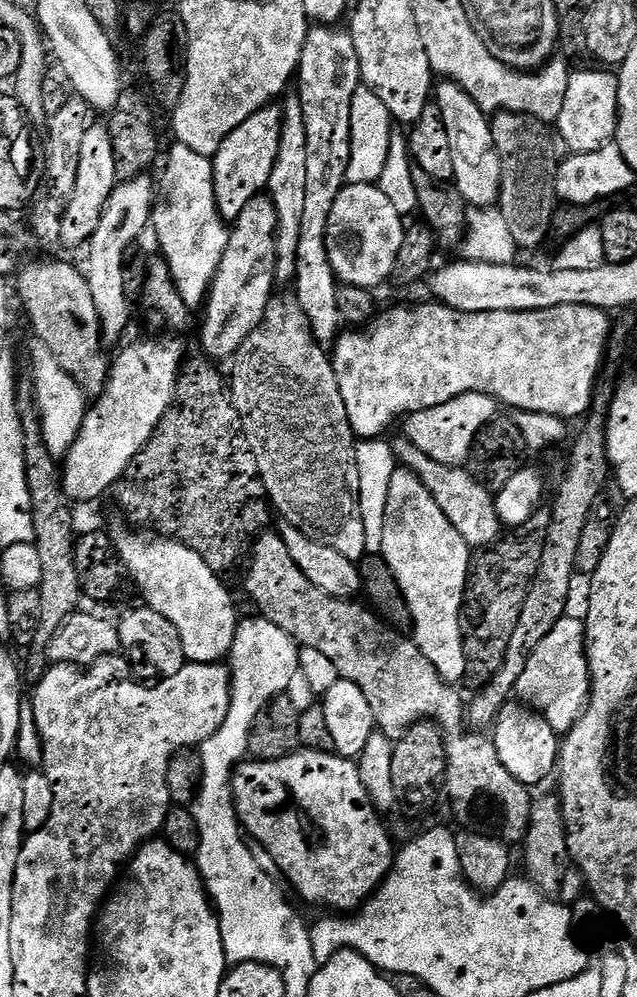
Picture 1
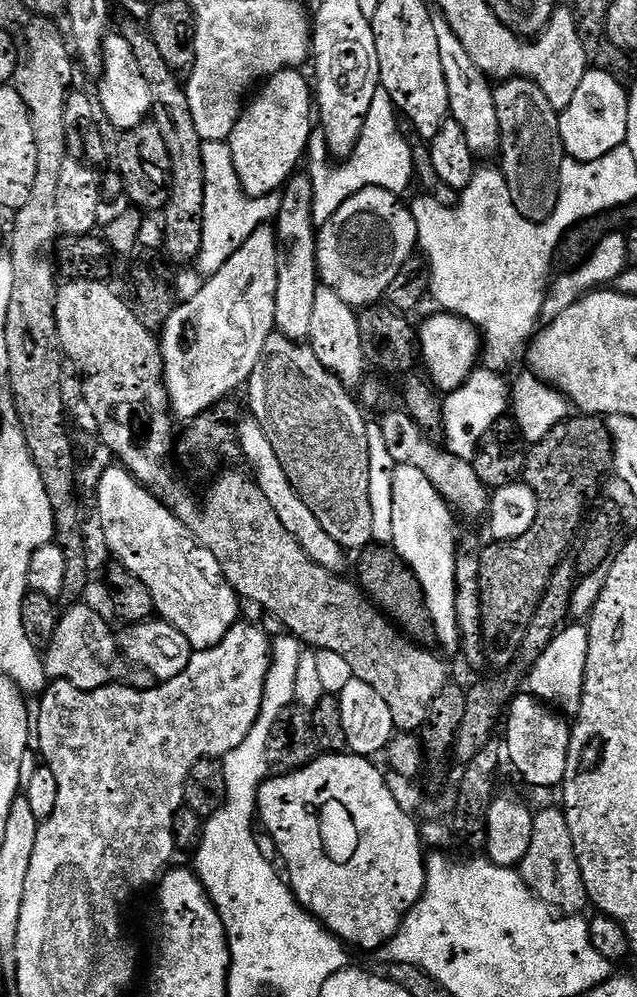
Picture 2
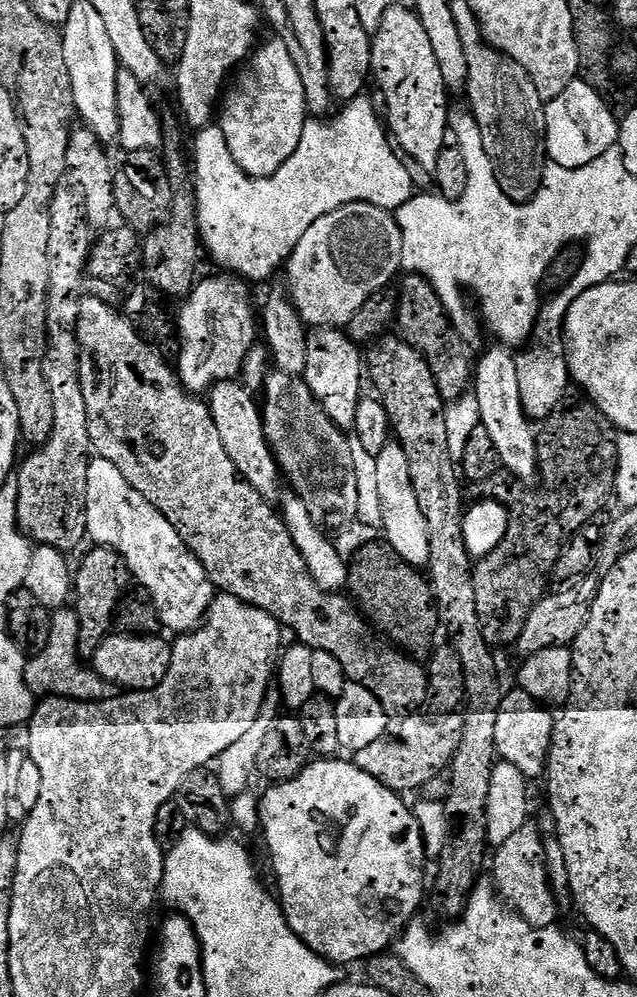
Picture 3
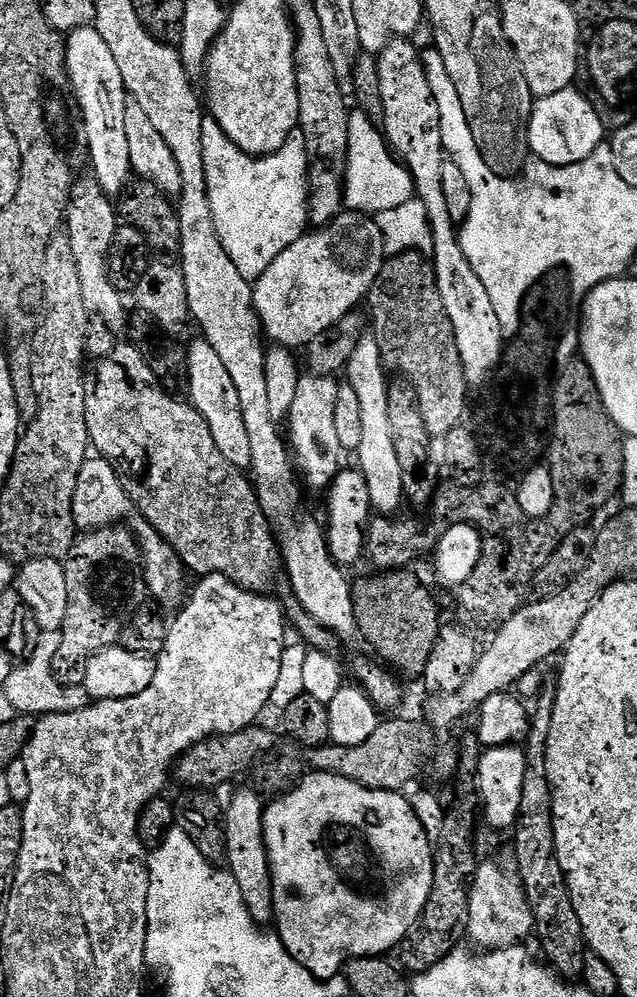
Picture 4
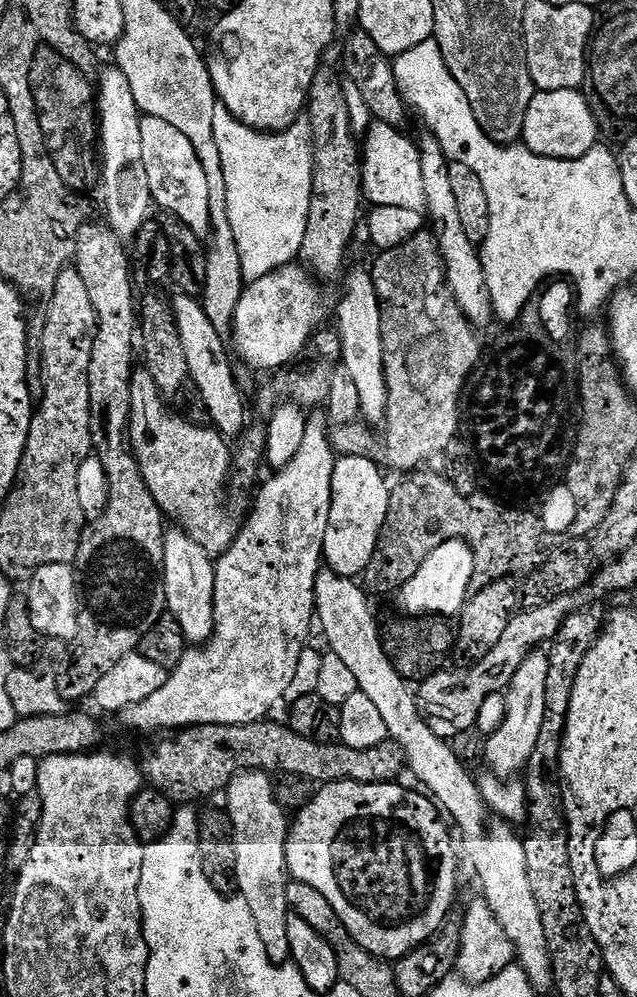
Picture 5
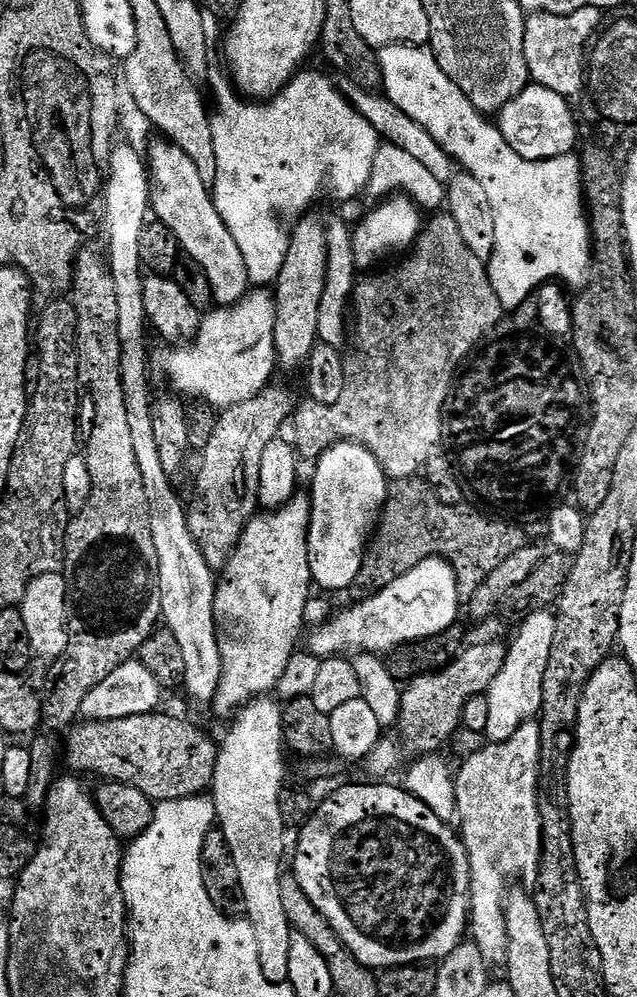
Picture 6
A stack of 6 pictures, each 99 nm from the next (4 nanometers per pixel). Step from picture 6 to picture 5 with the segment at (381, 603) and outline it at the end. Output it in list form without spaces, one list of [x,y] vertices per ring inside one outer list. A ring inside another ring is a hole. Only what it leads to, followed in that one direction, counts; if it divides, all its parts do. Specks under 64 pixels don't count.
[[[463,539],[447,540],[427,556],[413,579],[401,587],[396,594],[402,613],[409,617],[425,617],[431,614],[440,618],[454,618],[468,597],[470,582],[475,569],[475,551]]]

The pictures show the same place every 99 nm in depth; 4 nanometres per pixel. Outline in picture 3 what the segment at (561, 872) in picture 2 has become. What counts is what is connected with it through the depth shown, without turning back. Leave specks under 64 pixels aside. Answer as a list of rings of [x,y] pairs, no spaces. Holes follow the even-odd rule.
[[[526,820],[514,834],[507,836],[506,842],[497,845],[495,852],[490,862],[490,880],[501,901],[535,928],[555,925],[558,904],[548,882],[546,852],[539,826]]]

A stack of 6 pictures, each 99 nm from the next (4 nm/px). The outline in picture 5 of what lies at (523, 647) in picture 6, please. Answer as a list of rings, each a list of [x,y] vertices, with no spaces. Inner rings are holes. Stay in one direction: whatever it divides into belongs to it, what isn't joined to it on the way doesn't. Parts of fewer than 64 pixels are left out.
[[[544,650],[529,652],[503,693],[504,721],[491,732],[484,744],[484,760],[500,776],[523,773],[530,754],[534,754],[534,740],[542,731],[542,714],[546,710],[546,670],[548,653]]]

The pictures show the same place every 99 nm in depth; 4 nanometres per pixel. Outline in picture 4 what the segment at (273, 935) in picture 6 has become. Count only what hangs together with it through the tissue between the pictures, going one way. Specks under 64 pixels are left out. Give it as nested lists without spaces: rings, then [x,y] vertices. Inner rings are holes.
[[[255,791],[240,792],[226,808],[226,861],[244,894],[244,901],[257,925],[268,926],[274,920],[274,885],[268,863],[268,849],[264,846],[265,801]]]

